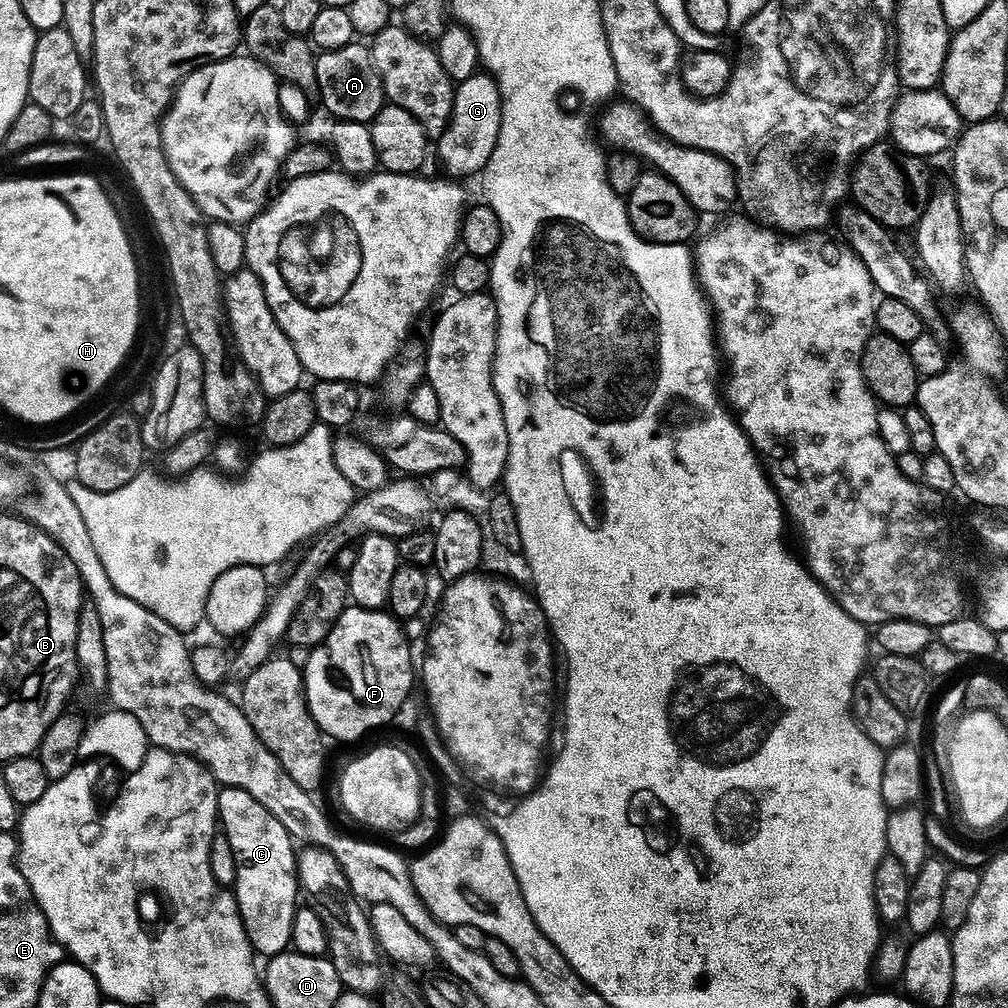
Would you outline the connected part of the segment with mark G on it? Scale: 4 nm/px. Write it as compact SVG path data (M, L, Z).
M477 71L459 81L453 89L452 112L446 130L437 137L434 150L446 168L447 175L465 178L483 171L494 146L497 145L498 132L501 129L501 90L495 77L485 71Z

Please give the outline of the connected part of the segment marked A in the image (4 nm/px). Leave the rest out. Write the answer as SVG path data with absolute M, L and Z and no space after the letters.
M353 42L316 56L316 92L332 118L368 124L384 107L386 97L371 51L360 44Z

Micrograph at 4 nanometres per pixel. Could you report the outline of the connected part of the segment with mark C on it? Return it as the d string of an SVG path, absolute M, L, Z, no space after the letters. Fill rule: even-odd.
M221 787L216 794L216 815L222 834L230 842L232 851L232 862L236 874L234 885L234 895L236 898L236 910L240 913L246 938L252 943L253 953L262 954L267 958L277 956L280 952L289 951L292 943L292 927L294 926L294 914L298 907L296 892L298 893L298 877L296 875L297 849L294 847L292 835L262 806L262 802L257 802L251 794L246 794L246 790L237 788Z

